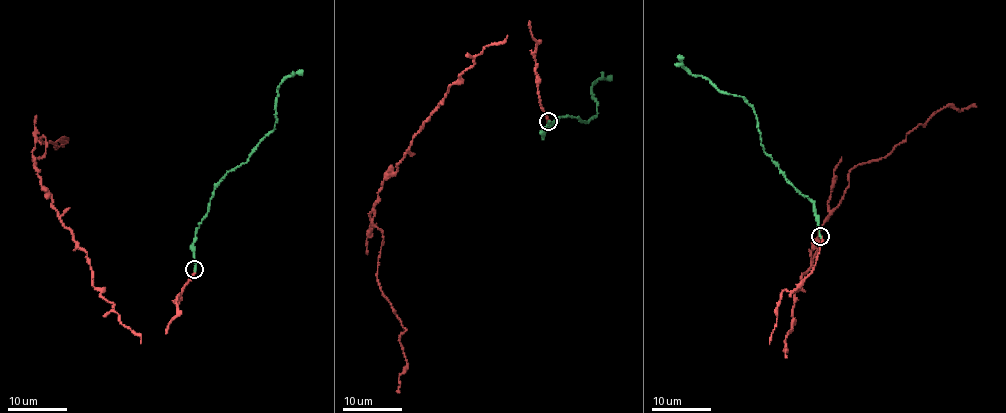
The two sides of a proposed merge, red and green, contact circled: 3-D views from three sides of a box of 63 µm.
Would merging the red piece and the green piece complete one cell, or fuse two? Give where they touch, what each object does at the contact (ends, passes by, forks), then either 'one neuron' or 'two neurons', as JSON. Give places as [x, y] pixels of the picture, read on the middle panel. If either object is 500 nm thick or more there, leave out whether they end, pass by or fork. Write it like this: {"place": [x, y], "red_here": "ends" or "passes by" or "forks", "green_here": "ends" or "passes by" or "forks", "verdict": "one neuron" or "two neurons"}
{"place": [548, 121], "red_here": "ends", "green_here": "ends", "verdict": "one neuron"}

